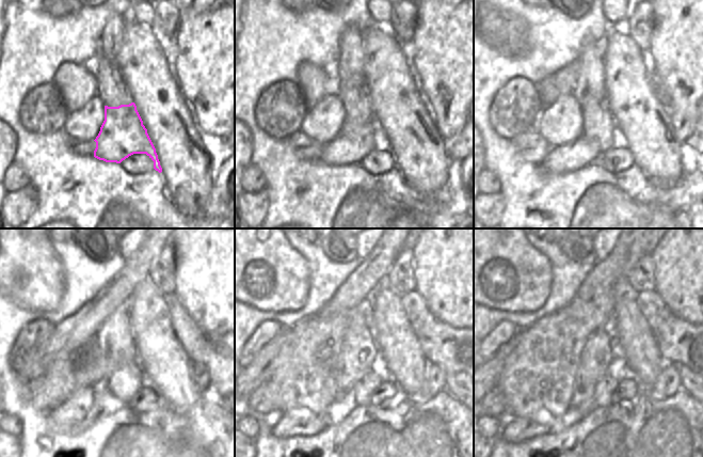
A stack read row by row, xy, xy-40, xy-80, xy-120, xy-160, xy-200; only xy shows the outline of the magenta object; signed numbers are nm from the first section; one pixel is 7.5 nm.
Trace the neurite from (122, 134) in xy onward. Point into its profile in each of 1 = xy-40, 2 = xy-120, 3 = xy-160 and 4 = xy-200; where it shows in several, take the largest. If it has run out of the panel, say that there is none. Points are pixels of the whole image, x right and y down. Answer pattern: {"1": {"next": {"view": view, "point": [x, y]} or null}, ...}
{"1": {"next": {"view": "xy-40", "point": [353, 142]}}, "2": {"next": {"view": "xy-120", "point": [73, 416]}}, "3": {"next": {"view": "xy-160", "point": [300, 421]}}, "4": {"next": {"view": "xy-200", "point": [515, 430]}}}

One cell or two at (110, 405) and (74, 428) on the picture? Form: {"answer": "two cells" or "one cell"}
{"answer": "one cell"}

